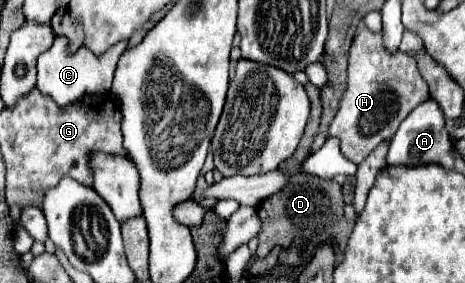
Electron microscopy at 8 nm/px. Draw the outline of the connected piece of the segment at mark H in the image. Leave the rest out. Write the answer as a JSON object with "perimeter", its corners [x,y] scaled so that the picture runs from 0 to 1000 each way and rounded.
{"perimeter":[[[776,106],[751,170],[746,205],[746,311],[733,339],[725,403],[708,445],[703,488],[729,488],[733,544],[763,580],[776,580],[824,495],[845,488],[875,403],[918,353],[923,311],[897,254],[897,219],[880,191],[837,191],[824,170],[819,120]]]}

